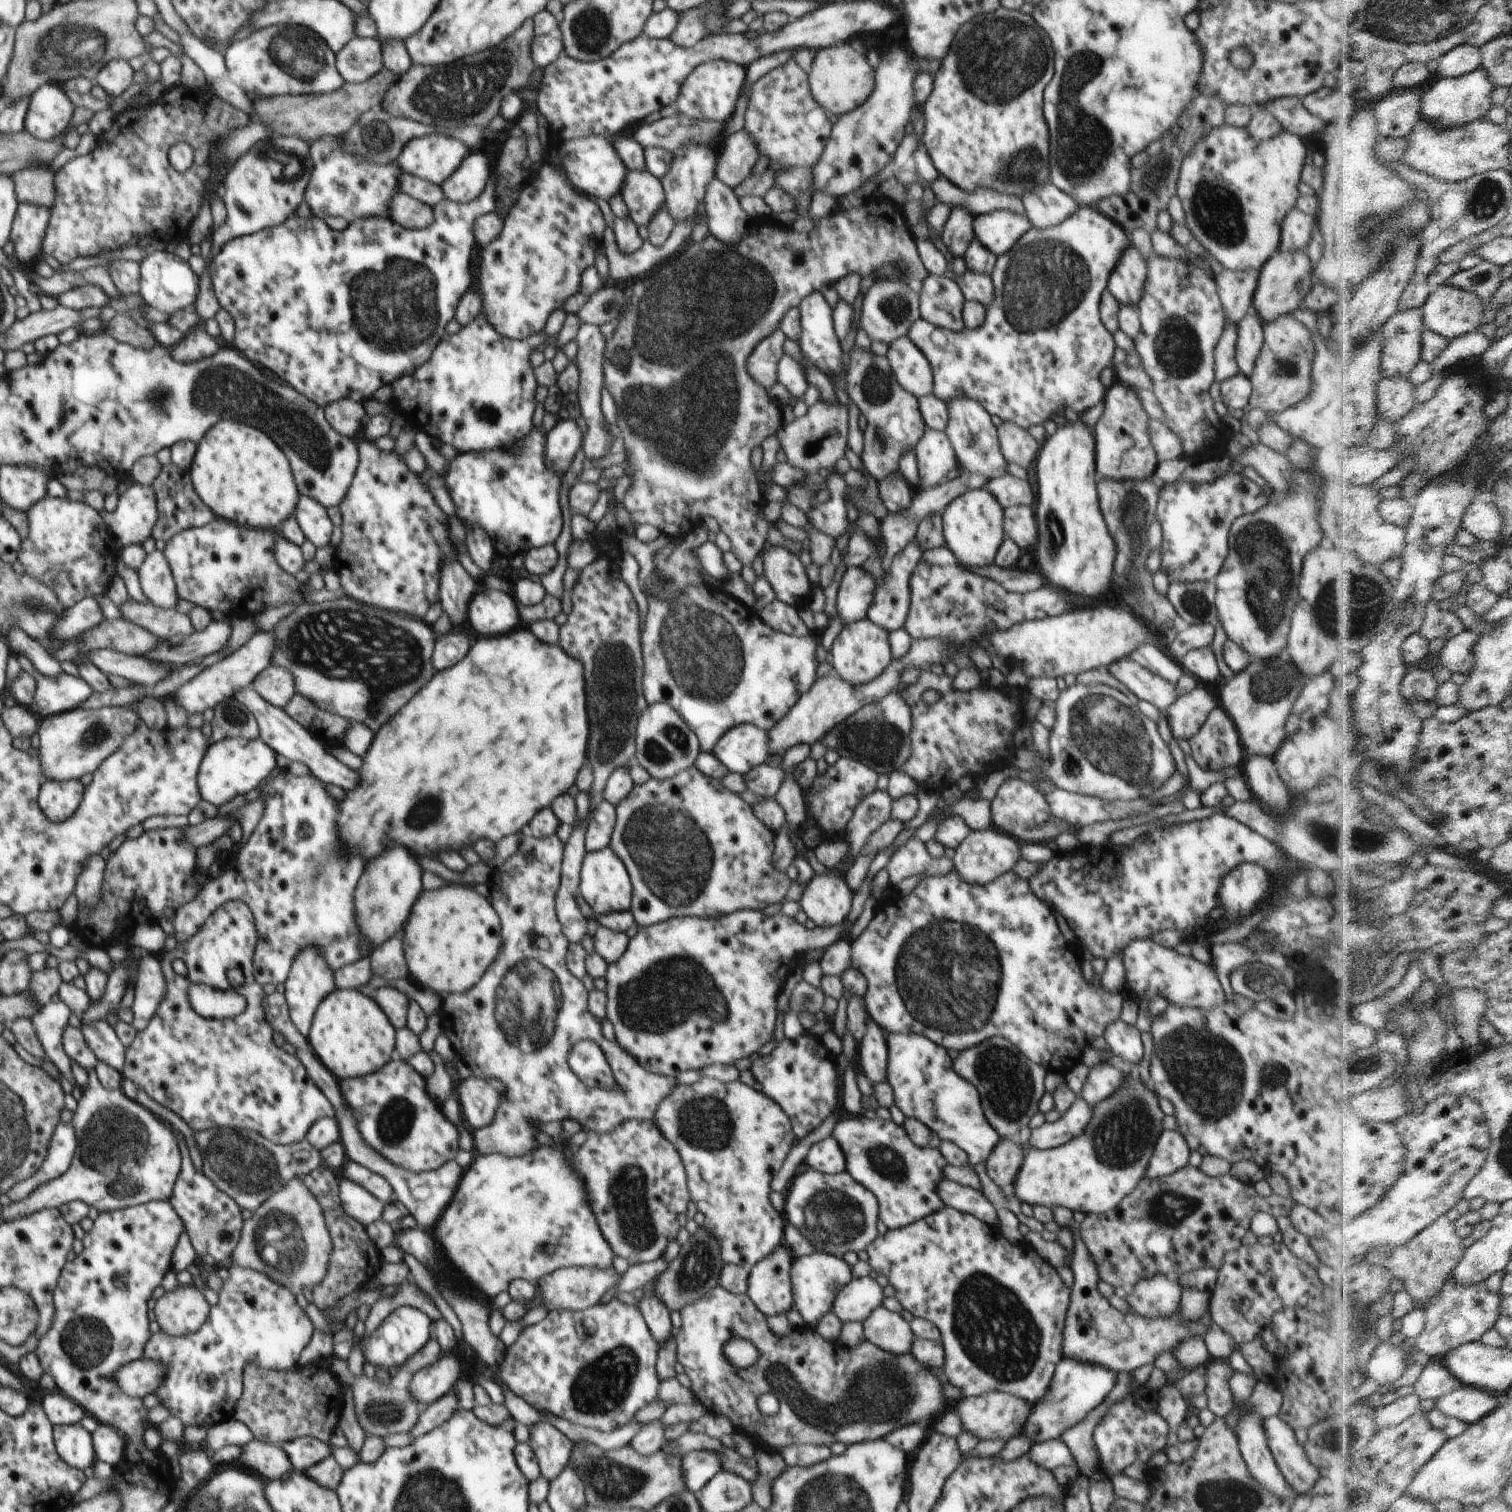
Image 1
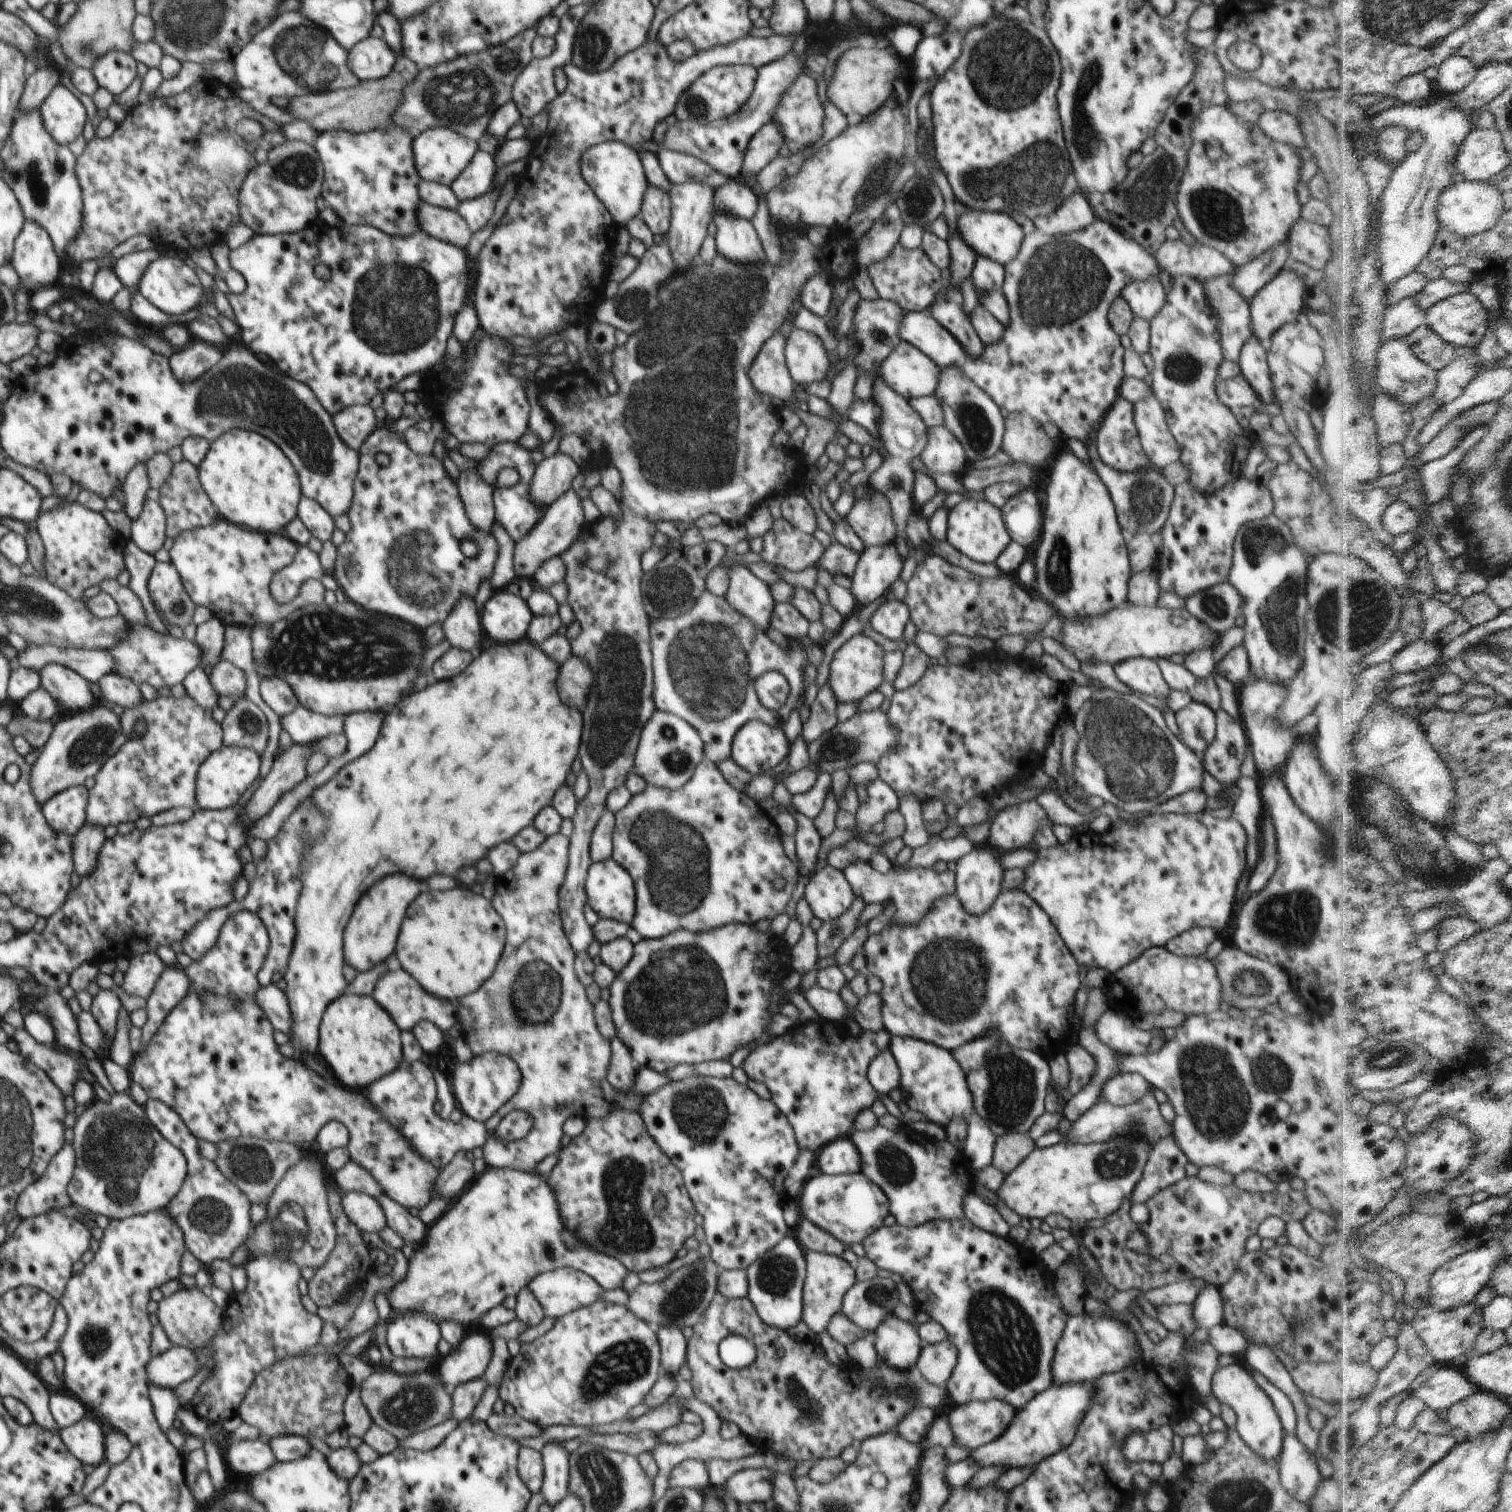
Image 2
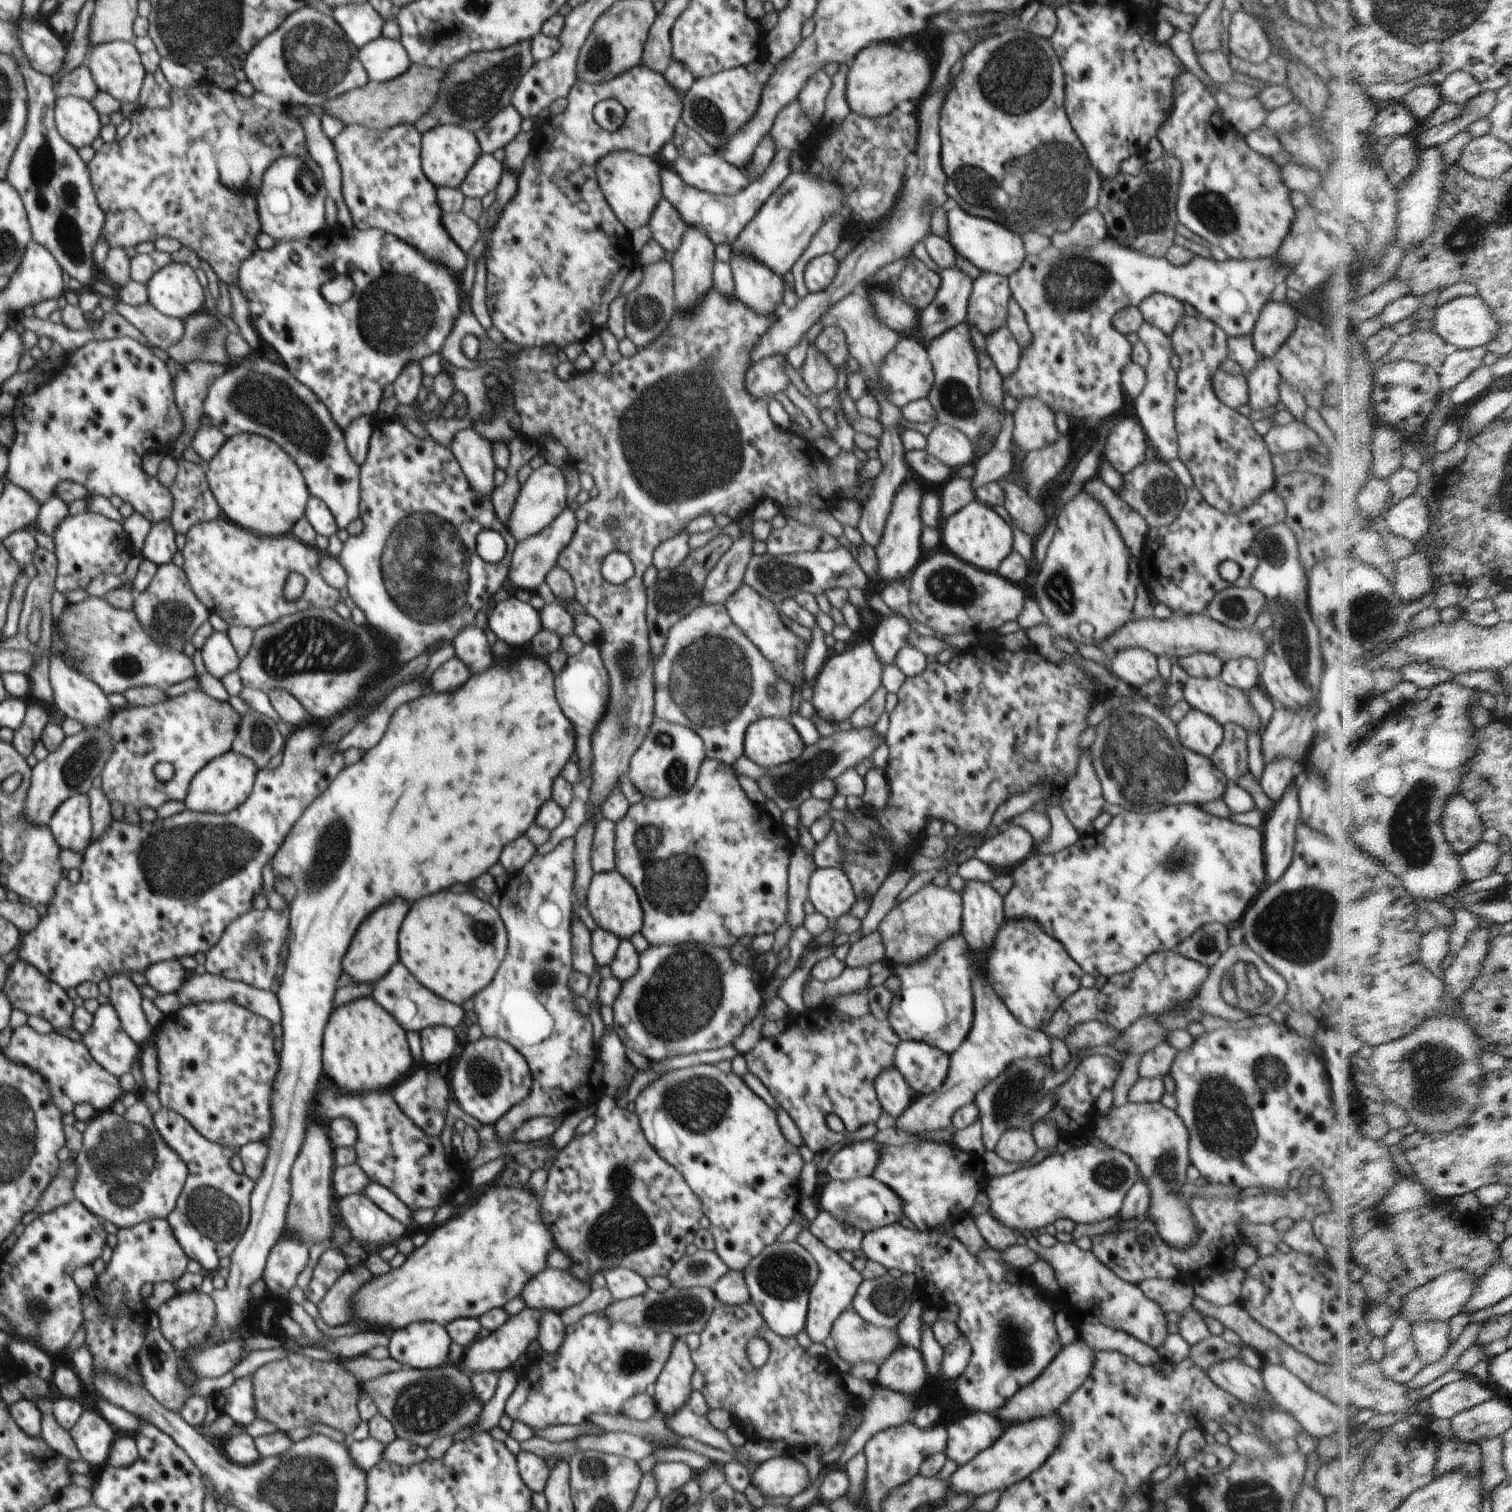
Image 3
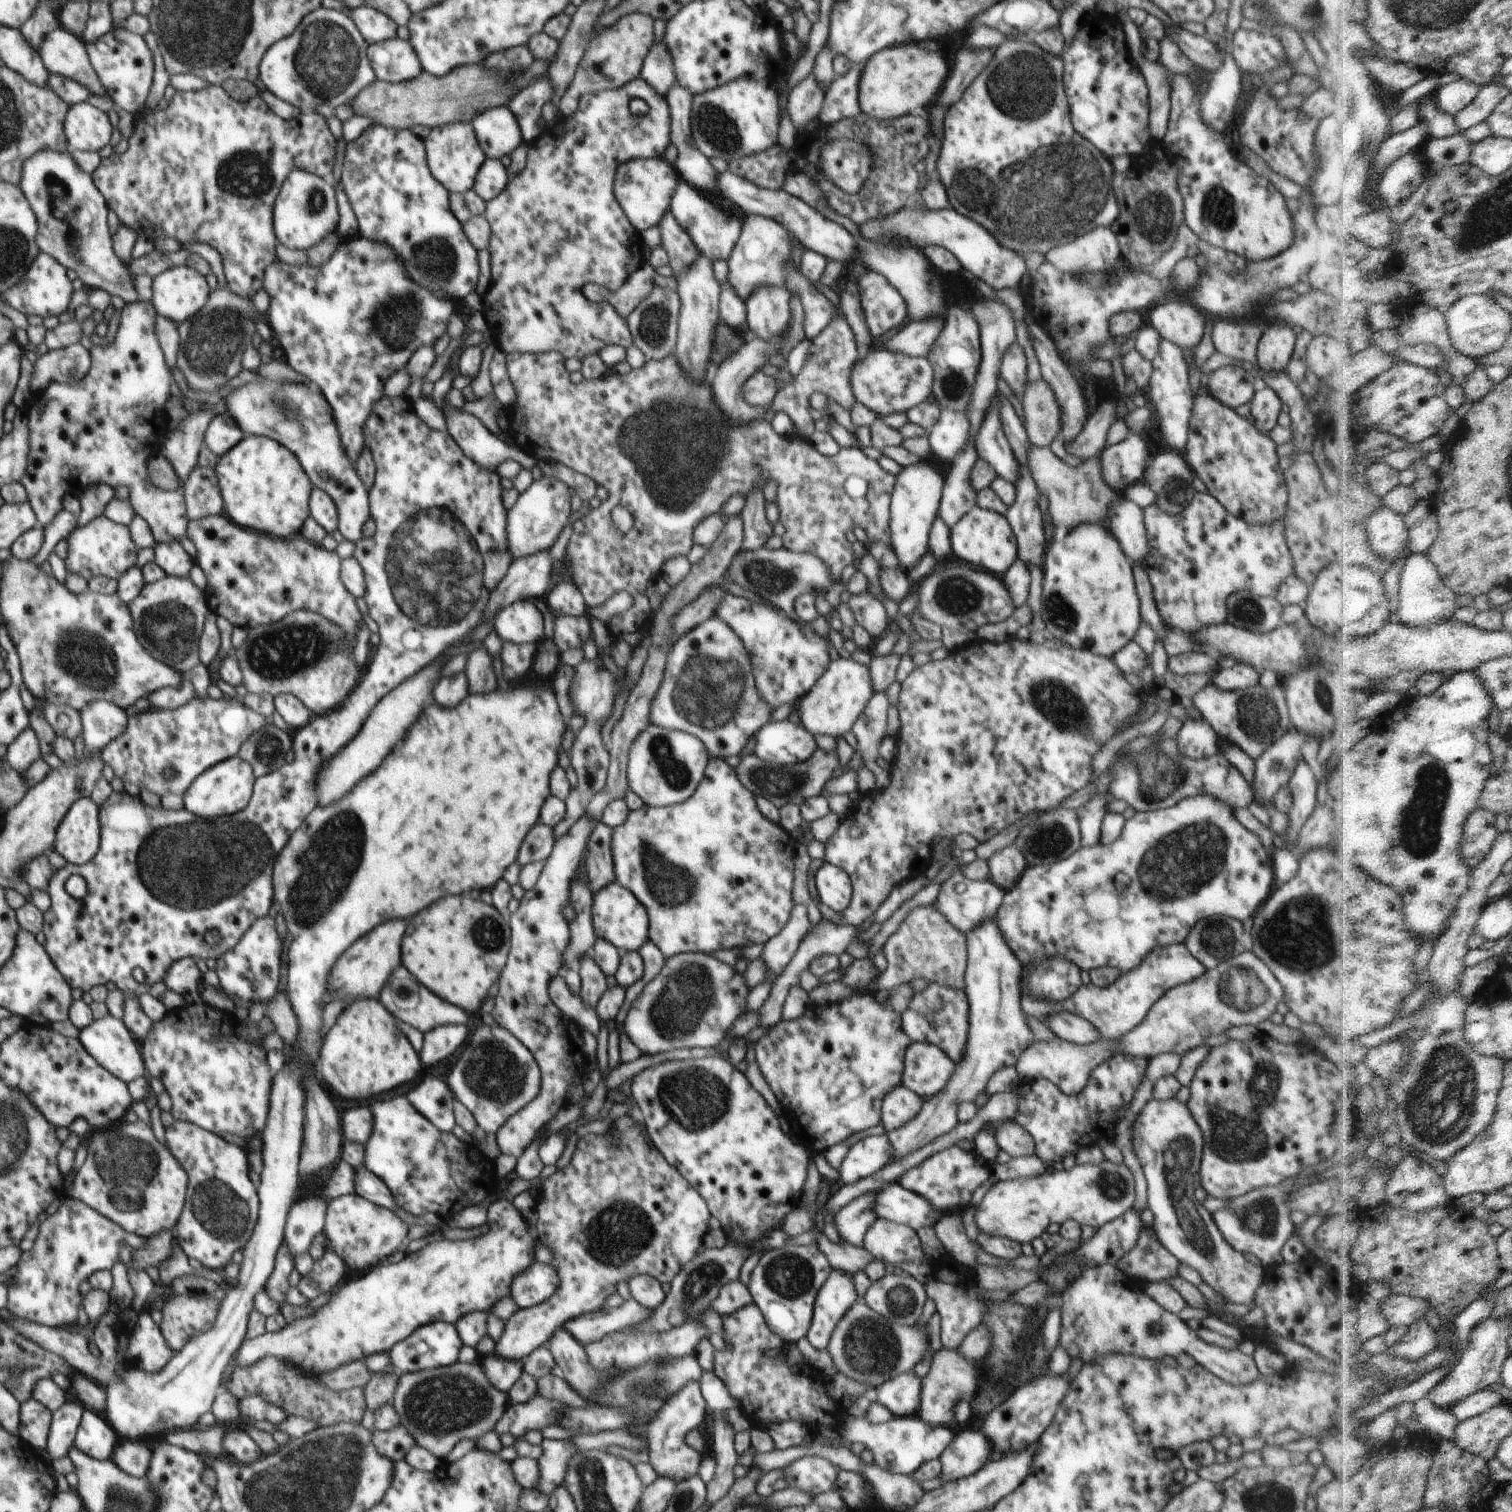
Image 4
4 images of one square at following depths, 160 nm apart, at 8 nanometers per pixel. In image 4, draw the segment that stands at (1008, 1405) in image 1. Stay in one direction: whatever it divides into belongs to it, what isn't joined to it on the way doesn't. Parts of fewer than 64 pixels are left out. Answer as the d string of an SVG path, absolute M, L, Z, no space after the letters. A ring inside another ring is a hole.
M976 1428L955 1434L939 1457L942 1468L940 1480L950 1483L958 1478L971 1476L995 1457L994 1450L988 1436L984 1436L984 1432Z

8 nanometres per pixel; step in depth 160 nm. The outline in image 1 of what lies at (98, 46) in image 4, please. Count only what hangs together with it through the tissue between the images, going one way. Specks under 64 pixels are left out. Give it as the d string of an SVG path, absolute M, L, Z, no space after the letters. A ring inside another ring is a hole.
M126 59L111 60L100 69L94 83L100 85L110 97L116 97L131 85L134 72Z

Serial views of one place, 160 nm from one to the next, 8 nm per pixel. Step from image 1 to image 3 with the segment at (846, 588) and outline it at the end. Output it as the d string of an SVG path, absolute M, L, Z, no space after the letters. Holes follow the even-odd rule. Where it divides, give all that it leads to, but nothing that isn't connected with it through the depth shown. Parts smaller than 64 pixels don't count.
M911 477L898 487L880 543L875 548L879 561L878 581L888 583L893 580L900 581L901 578L912 574L920 562L920 556L922 556L921 535L924 526L920 513L923 494L920 483Z

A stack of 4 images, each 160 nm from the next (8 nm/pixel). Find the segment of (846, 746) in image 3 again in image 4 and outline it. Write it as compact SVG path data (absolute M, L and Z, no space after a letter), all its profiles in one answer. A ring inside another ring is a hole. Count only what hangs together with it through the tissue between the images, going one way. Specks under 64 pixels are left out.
M817 747L814 754L804 760L790 766L765 763L758 756L746 755L738 764L737 774L740 783L756 797L764 797L770 800L774 806L780 808L786 803L798 805L805 799L822 794L824 784L830 780L834 770L840 766L839 756L836 750L826 753Z

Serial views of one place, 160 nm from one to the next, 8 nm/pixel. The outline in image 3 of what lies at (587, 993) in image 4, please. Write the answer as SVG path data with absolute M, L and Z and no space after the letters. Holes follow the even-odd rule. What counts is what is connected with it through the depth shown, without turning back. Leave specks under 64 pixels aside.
M578 916L571 917L570 932L572 936L572 963L574 971L582 972L586 976L592 976L597 963L592 955L591 931L584 926Z

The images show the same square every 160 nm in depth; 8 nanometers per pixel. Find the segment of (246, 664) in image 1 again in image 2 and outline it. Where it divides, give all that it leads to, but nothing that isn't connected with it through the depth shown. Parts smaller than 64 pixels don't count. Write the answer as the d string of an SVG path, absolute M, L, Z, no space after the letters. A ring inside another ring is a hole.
M220 661L212 669L212 674L208 677L211 684L218 691L219 696L230 696L234 698L244 696L247 688L245 672L241 671L230 661Z

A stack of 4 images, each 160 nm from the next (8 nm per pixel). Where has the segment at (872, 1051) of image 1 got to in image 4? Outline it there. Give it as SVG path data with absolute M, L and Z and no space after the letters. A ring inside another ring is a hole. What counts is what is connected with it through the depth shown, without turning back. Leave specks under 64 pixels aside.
M903 1085L886 1092L881 1107L881 1122L886 1134L901 1128L922 1110L922 1099Z

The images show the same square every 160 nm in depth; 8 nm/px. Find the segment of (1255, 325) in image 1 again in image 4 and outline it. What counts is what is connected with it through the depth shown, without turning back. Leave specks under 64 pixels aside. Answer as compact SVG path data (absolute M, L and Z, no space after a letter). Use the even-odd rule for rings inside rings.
M1260 385L1254 392L1250 404L1250 412L1254 418L1254 426L1262 434L1269 434L1277 425L1278 415L1282 410L1282 402L1272 387Z

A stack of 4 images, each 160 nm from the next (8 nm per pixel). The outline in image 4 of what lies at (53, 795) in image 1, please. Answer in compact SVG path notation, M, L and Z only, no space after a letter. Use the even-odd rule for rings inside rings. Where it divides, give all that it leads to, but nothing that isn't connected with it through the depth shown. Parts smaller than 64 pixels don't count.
M91 798L77 800L57 828L54 850L68 863L89 863L100 850L100 806Z

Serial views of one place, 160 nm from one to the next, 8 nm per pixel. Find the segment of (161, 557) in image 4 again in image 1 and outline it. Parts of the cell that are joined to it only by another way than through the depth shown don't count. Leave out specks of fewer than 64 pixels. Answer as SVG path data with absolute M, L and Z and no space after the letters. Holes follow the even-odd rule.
M136 482L119 496L114 512L102 508L98 513L114 534L115 545L121 548L142 545L146 538L151 537L153 528L160 518L155 490L152 486Z

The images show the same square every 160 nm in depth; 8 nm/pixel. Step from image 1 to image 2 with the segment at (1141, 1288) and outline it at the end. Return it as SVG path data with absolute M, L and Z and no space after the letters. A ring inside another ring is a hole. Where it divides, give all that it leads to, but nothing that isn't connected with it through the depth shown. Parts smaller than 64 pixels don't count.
M1175 1304L1156 1307L1158 1320L1167 1328L1171 1335L1181 1335L1179 1339L1186 1340L1198 1330L1194 1318L1192 1304Z

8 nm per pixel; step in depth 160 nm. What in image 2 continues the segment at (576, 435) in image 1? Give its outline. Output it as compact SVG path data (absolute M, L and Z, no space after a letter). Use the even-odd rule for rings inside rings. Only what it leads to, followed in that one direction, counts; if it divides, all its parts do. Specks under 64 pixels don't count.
M558 450L535 466L529 495L538 507L547 509L571 488L572 480L581 471L572 458Z

